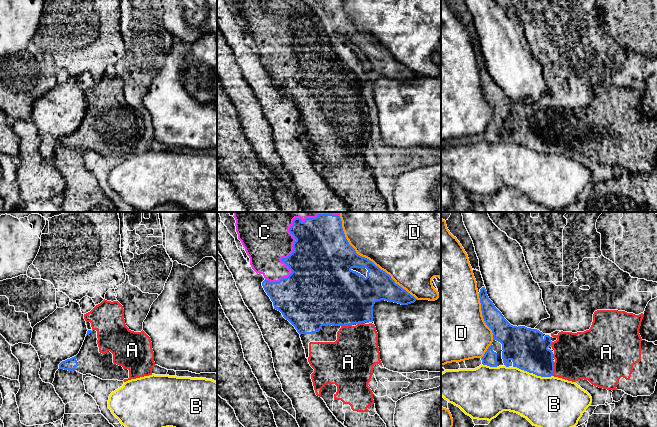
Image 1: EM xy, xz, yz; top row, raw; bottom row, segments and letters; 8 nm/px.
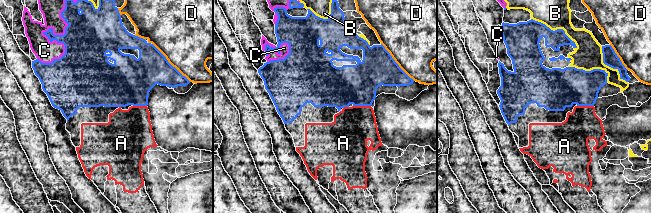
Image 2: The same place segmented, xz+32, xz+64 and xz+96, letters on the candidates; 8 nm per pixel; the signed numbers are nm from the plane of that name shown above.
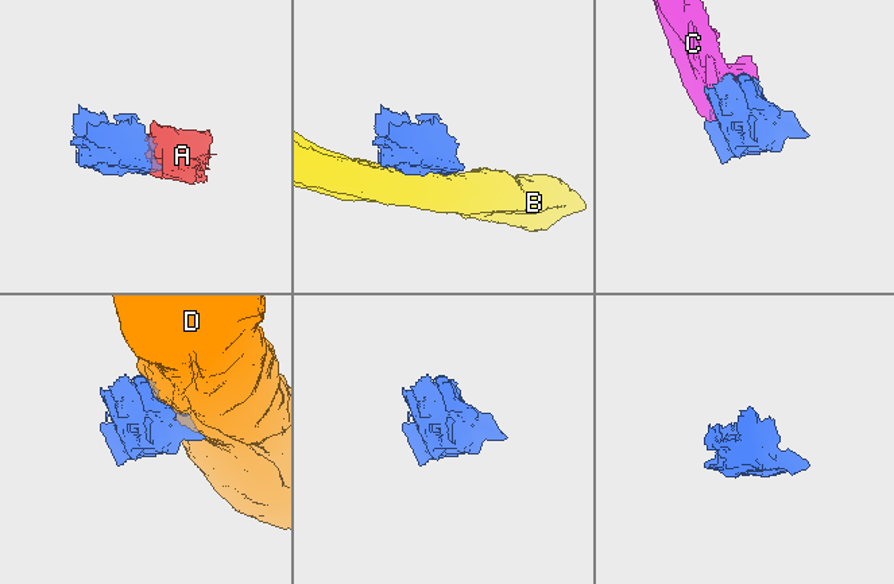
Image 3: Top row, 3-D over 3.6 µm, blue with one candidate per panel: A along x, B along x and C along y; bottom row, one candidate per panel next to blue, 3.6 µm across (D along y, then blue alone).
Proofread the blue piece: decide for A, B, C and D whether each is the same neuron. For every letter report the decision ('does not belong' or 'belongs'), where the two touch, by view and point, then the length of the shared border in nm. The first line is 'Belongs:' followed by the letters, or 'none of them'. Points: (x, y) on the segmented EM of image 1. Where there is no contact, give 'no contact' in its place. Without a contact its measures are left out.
Belongs: A, C
A: belongs | yz (553, 369) | 110 nm
B: does not belong | yz (533, 373) | 340 nm
C: belongs | xz (294, 237) | 800 nm
D: does not belong | xz (369, 260) | 900 nm

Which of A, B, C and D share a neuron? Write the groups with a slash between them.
A C / B / D

